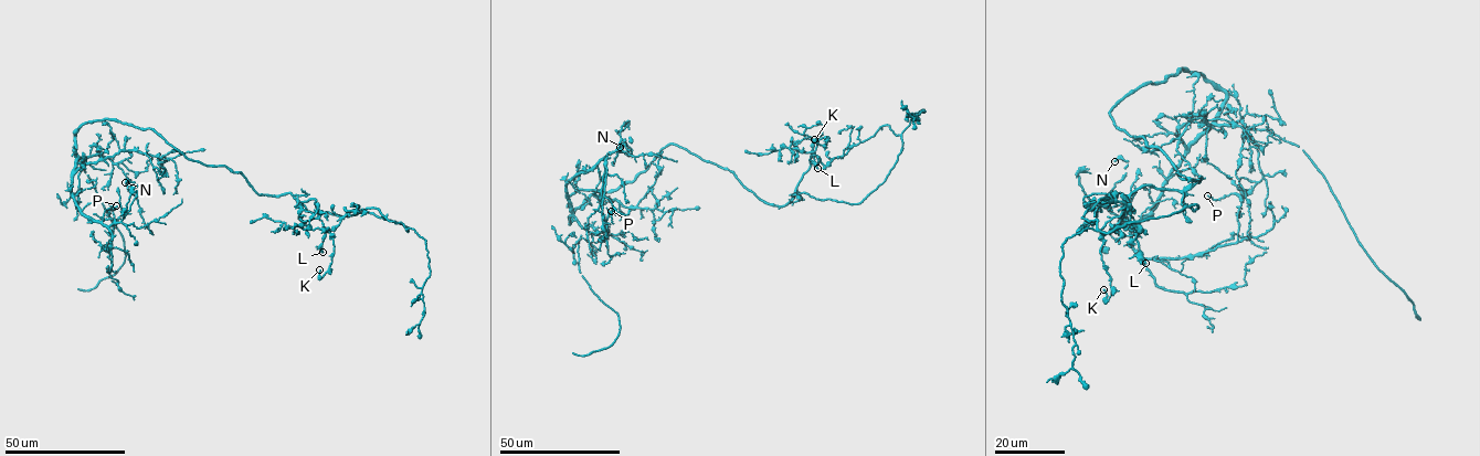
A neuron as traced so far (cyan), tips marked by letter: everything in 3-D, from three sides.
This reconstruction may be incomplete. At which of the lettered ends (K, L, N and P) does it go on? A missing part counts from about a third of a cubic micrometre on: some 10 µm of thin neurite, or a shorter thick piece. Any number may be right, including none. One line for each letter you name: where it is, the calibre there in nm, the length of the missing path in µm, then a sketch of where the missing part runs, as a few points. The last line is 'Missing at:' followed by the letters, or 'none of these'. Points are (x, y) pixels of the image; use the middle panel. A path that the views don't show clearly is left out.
Missing at: none of these

